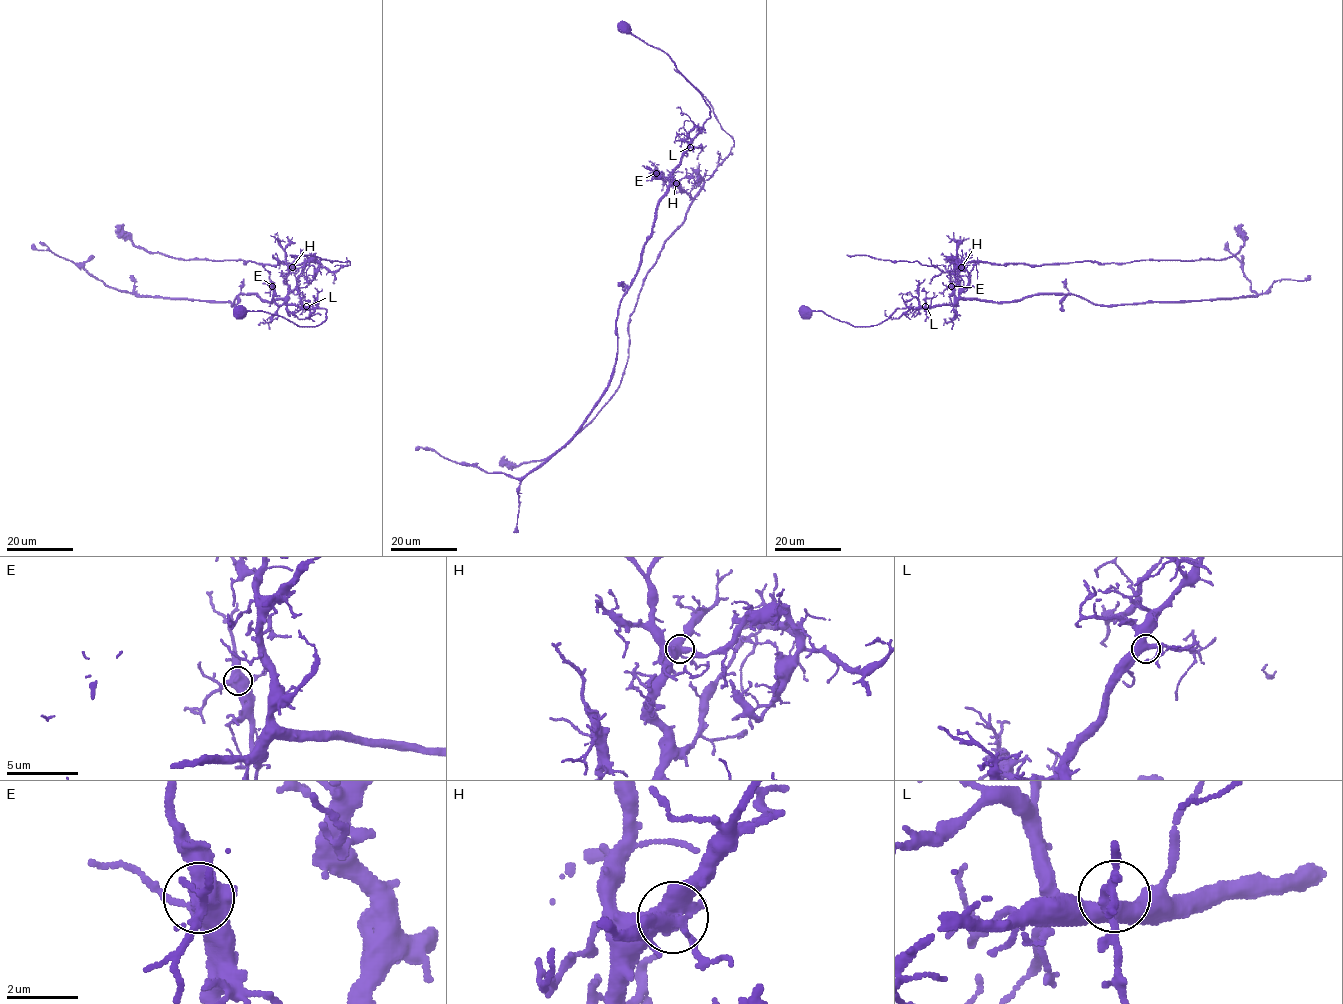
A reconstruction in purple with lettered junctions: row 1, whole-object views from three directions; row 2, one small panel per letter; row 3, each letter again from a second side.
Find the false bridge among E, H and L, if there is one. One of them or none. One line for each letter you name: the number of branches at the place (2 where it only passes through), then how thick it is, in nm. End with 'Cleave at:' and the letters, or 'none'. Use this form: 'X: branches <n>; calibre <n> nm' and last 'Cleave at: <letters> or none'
H: branches 4; calibre 550 nm
Cleave at: H

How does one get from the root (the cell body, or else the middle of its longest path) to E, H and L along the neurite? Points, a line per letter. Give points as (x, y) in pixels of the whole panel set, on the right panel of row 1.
E: (805, 314), (822, 311), (854, 326), (873, 326), (883, 322), (896, 309), (955, 305), (951, 286)
H: (805, 314), (822, 311), (854, 326), (873, 326), (896, 309), (950, 305), (958, 296), (957, 271), (961, 267)
L: (805, 314), (822, 311), (854, 326), (873, 326), (883, 322), (896, 309), (925, 306)

